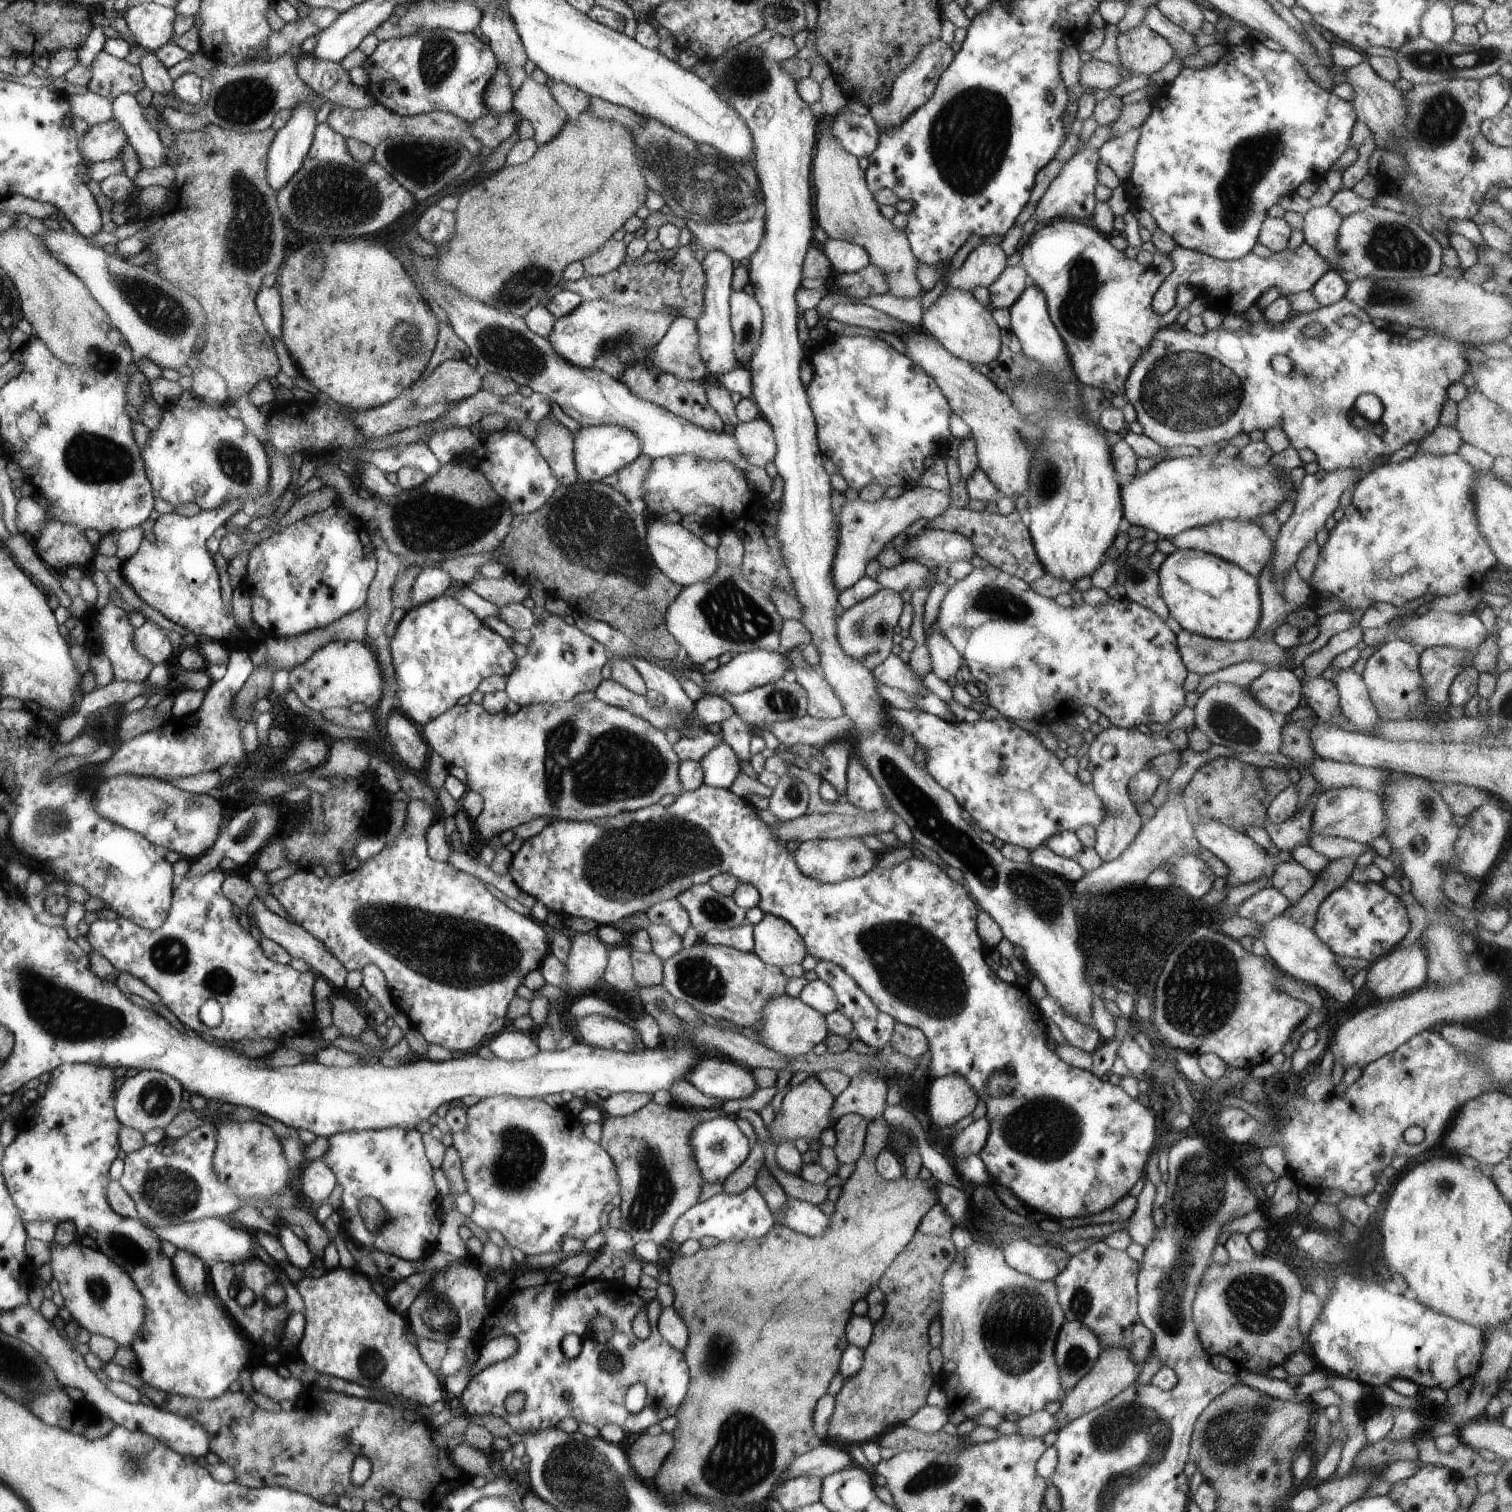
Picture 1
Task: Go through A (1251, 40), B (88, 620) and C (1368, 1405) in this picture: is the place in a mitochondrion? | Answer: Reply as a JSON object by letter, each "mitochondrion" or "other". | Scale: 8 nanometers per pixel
{"A":"other","B":"other","C":"other"}

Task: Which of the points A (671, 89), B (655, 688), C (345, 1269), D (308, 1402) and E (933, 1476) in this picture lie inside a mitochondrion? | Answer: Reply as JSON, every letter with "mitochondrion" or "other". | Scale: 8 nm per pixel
{"A":"other","B":"other","C":"other","D":"other","E":"mitochondrion"}

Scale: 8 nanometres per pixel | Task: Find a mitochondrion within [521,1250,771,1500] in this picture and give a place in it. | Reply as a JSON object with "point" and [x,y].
{"point":[716,1355]}

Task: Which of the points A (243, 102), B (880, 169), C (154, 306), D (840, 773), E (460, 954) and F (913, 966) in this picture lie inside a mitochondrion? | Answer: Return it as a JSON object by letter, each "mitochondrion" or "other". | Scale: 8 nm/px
{"A":"mitochondrion","B":"other","C":"mitochondrion","D":"other","E":"mitochondrion","F":"mitochondrion"}

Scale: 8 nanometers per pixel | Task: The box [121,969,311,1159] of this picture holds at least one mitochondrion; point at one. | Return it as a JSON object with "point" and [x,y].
{"point":[155,1098]}

